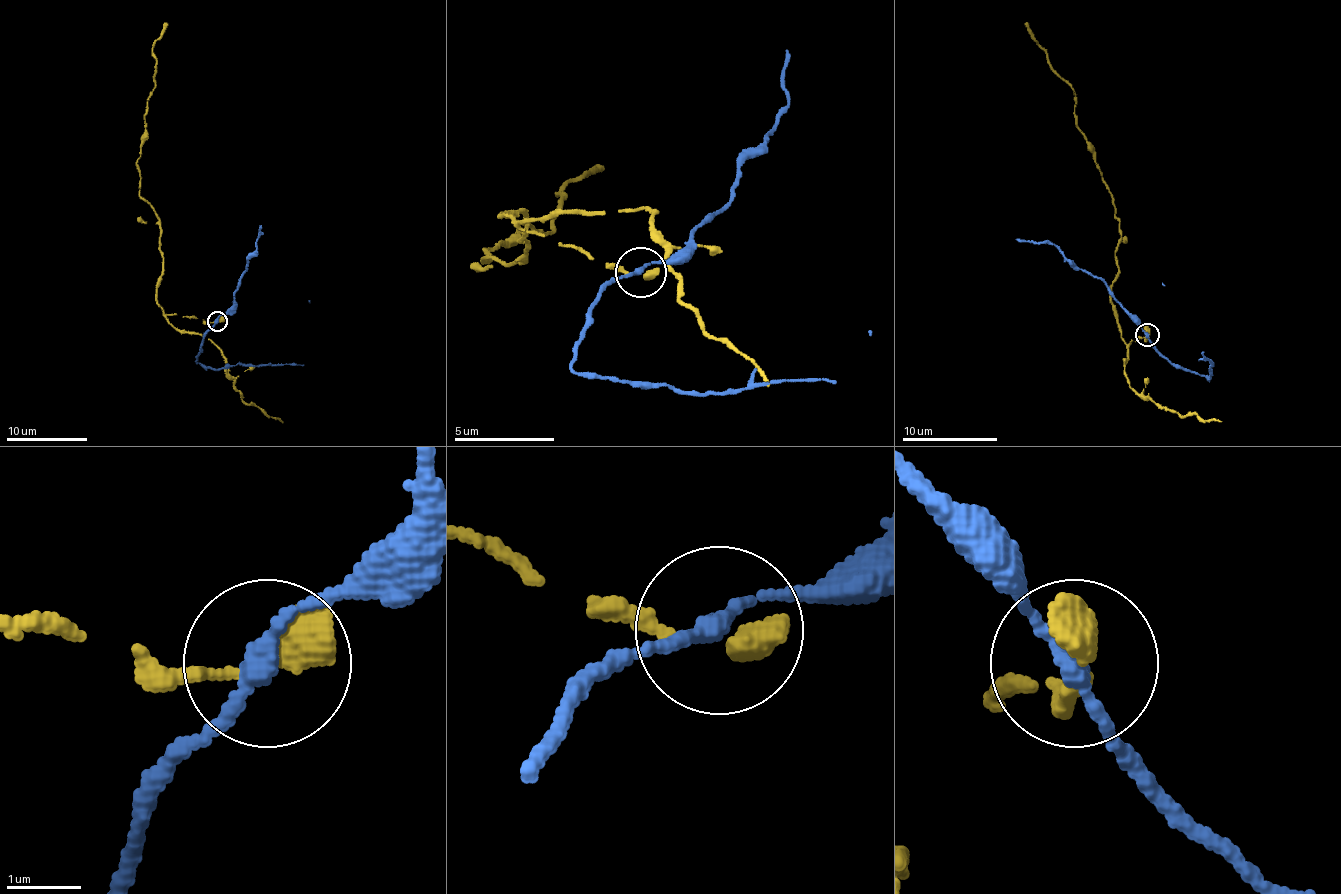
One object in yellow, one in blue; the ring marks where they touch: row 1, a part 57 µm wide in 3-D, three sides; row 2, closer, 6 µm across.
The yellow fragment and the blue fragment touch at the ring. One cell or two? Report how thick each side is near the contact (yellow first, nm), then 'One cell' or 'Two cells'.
Thickness 480 nm (yellow) against 220 nm. Two cells

